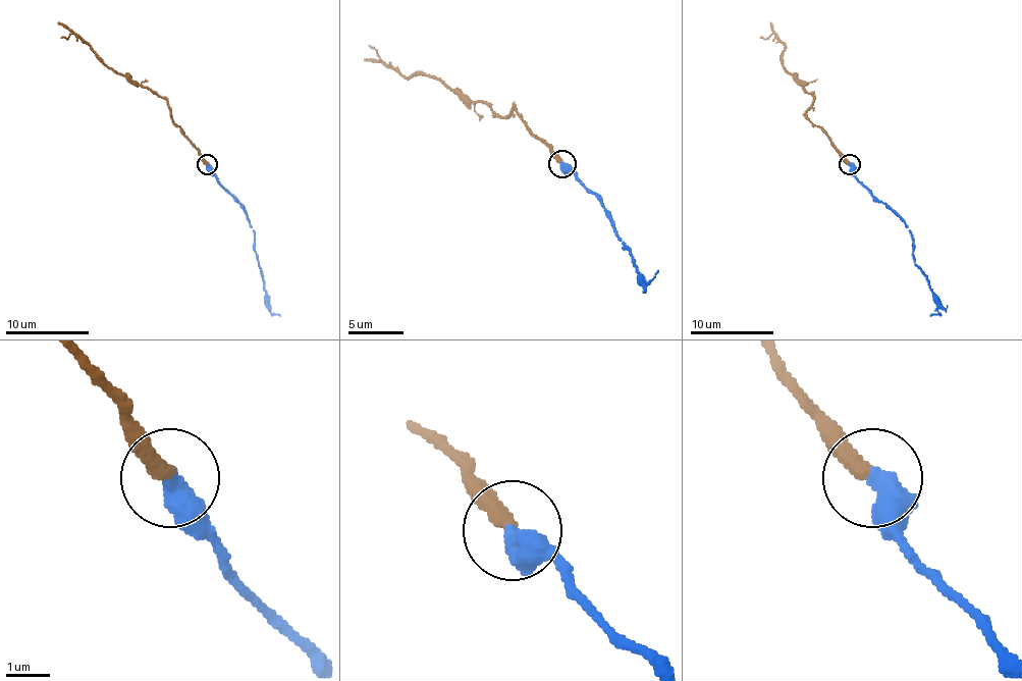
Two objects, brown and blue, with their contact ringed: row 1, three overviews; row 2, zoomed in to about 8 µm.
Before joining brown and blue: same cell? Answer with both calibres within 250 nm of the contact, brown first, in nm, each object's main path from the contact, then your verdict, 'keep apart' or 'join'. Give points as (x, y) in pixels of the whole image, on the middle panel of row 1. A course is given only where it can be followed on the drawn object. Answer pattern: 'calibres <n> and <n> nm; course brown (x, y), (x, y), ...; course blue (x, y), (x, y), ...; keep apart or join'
calibres 360 and 550 nm; course brown (562, 162), (514, 108), (502, 116), (483, 102), (464, 100), (433, 77), (404, 77), (368, 45); course blue (562, 162), (598, 198), (642, 277), (650, 280), (658, 269); join

